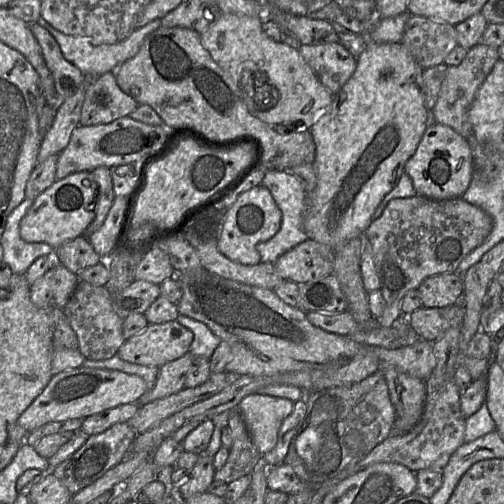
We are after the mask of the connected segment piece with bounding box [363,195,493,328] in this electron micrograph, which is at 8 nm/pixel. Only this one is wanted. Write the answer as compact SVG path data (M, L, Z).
M421 195L391 199L381 215L375 218L363 235L372 246L374 264L380 279L380 291L385 300L383 315L378 318L382 328L390 328L403 319L401 305L410 290L417 289L428 277L457 272L460 262L489 236L493 228L492 217L459 198L433 200Z

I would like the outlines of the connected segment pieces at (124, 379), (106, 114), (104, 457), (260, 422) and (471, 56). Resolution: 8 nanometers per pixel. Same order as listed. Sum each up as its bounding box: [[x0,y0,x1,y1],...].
[[18,367,148,433],[80,72,139,125],[53,422,136,494],[237,394,293,455],[433,44,498,140]]

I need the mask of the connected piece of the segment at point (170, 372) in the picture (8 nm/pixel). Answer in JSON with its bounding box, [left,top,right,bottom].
[151,352,193,402]

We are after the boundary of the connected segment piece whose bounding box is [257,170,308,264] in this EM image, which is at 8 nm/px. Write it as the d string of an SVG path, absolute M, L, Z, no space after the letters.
M267 170L261 185L271 192L282 213L279 231L271 239L257 245L261 263L274 264L280 256L308 239L303 225L306 210L306 191L302 183L290 170Z

